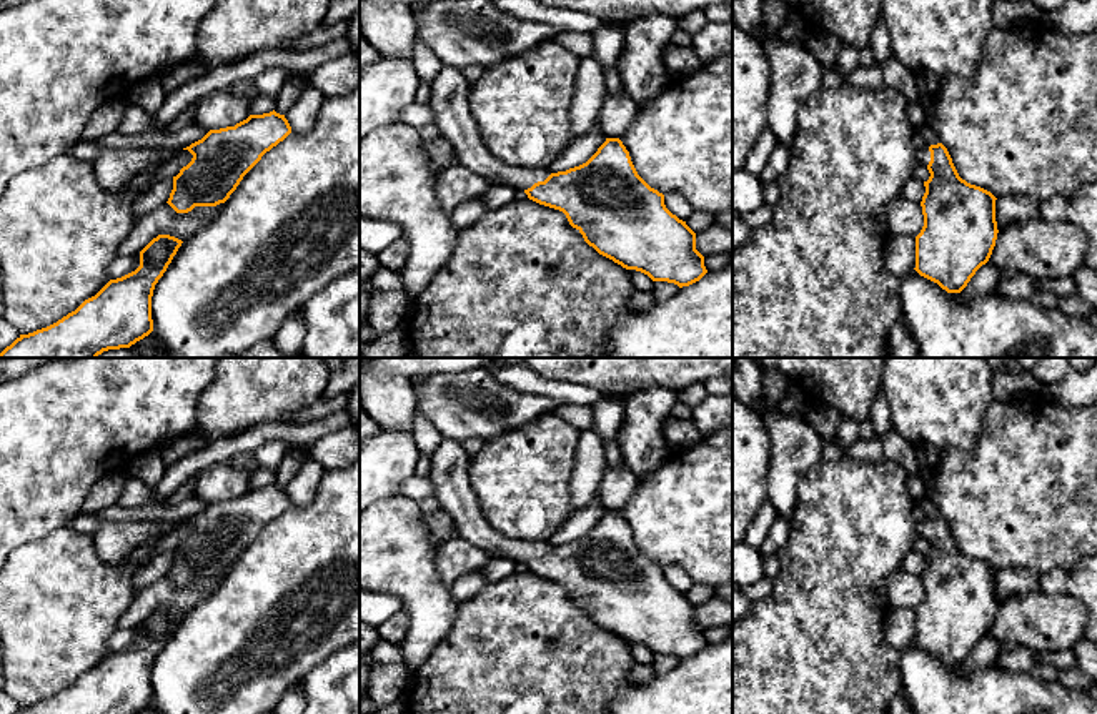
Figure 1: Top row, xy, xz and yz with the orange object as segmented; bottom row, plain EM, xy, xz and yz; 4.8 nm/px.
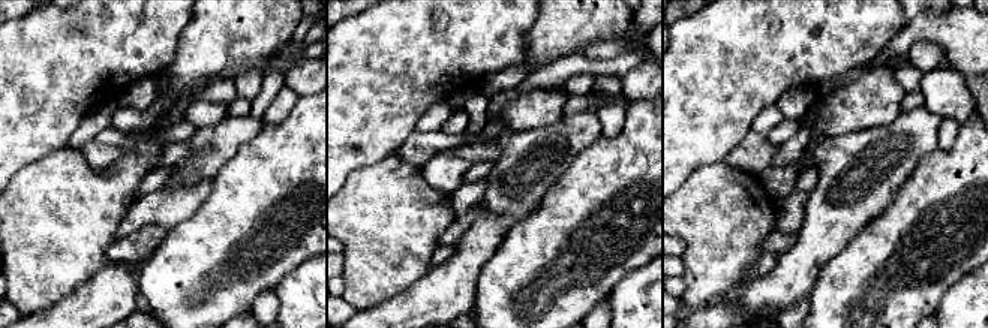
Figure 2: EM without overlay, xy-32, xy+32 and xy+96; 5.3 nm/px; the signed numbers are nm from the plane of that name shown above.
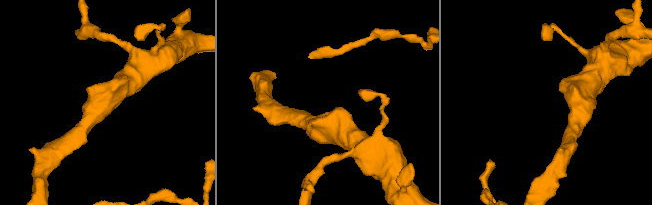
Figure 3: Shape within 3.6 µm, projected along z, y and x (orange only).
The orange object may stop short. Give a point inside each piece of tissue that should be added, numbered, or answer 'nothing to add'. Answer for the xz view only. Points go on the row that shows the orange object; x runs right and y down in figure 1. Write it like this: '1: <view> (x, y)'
1: xz (448, 92)

